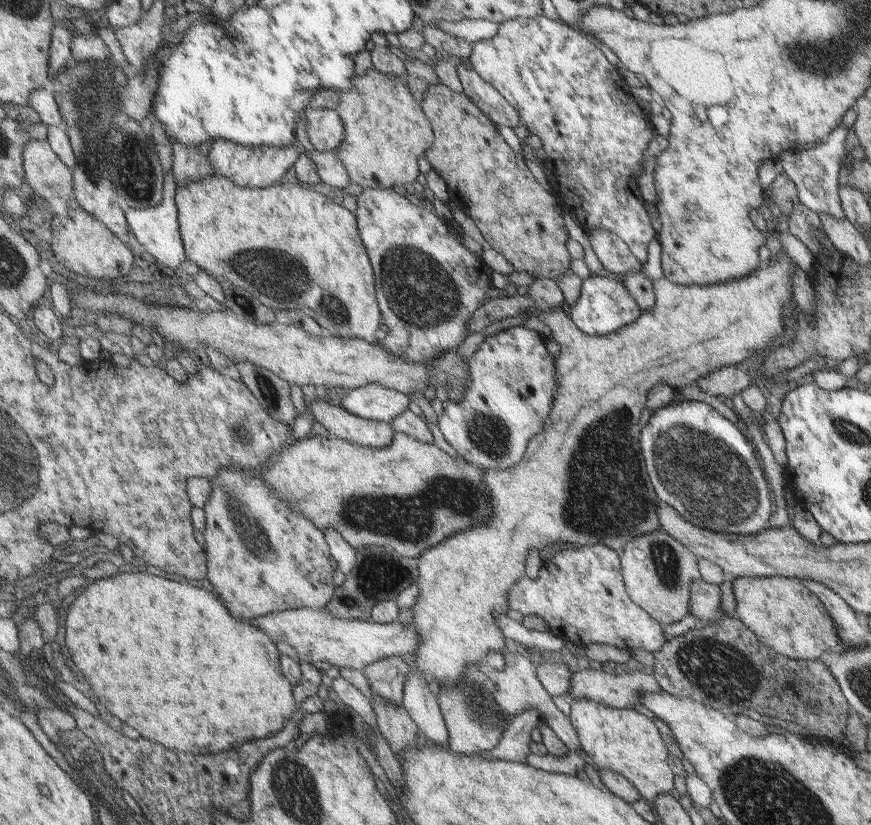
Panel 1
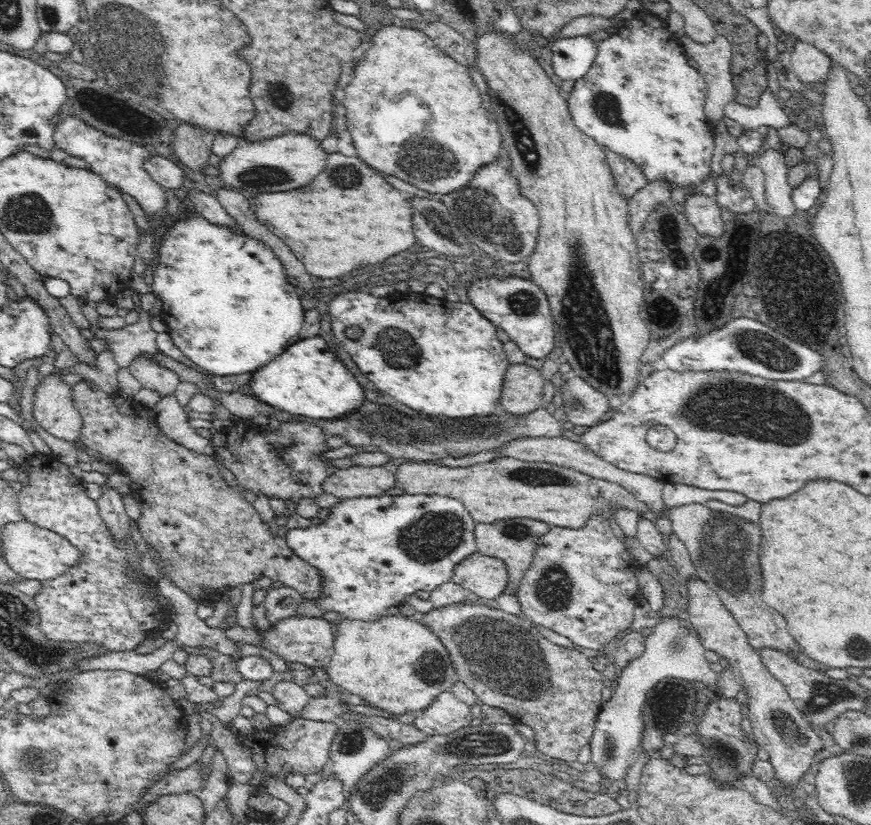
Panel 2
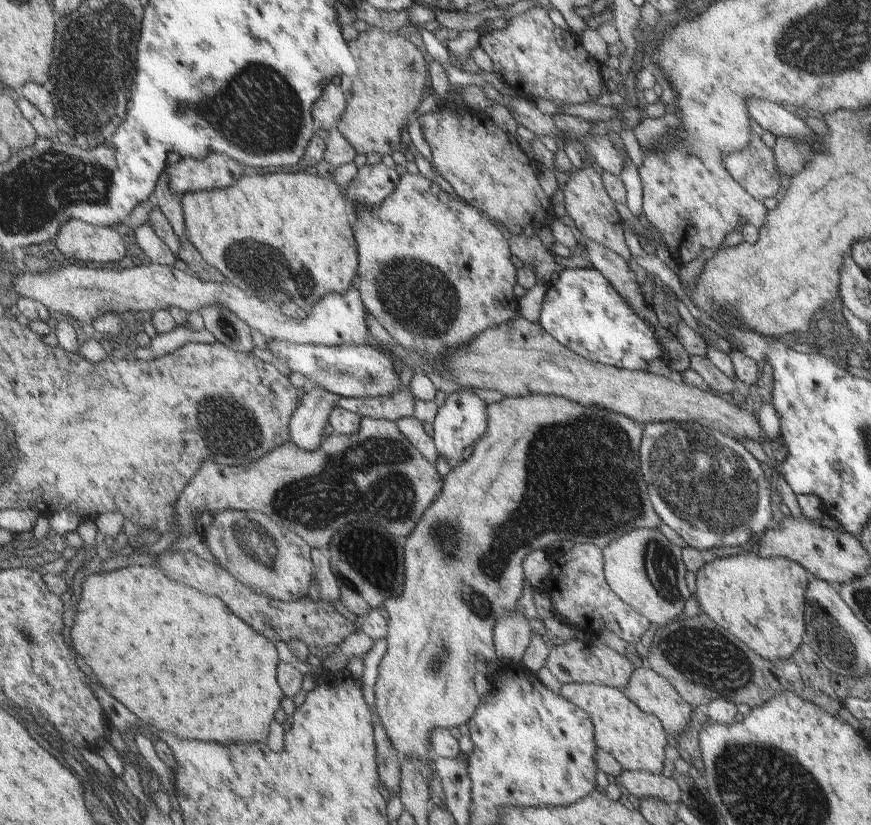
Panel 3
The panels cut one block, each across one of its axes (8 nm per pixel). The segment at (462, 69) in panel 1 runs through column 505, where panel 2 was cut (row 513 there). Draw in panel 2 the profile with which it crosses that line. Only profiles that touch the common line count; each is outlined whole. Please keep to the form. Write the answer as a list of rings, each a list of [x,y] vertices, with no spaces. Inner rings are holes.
[[[102,485],[103,493],[97,500],[98,507],[100,507],[100,515],[106,521],[110,531],[116,535],[118,539],[130,538],[130,517],[126,513],[126,504],[124,503],[124,493],[118,491],[118,488]]]

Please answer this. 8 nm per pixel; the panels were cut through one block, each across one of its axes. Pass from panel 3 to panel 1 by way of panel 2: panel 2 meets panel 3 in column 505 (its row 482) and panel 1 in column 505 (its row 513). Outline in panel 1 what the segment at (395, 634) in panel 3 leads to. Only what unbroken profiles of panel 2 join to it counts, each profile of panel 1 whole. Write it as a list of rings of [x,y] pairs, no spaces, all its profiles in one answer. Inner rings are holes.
[[[779,252],[775,256],[775,262],[773,264],[769,262],[763,268],[755,270],[755,274],[751,274],[749,278],[739,278],[735,282],[717,282],[717,284],[711,284],[711,286],[679,286],[678,283],[672,283],[670,279],[666,279],[665,277],[653,279],[651,280],[654,292],[653,306],[647,312],[642,312],[637,317],[637,320],[634,320],[630,325],[605,336],[591,336],[580,331],[571,322],[571,319],[567,318],[566,311],[562,308],[553,308],[553,310],[541,312],[543,322],[551,330],[551,336],[557,342],[557,346],[559,346],[559,354],[555,356],[555,363],[558,368],[558,373],[555,374],[555,378],[559,380],[560,390],[558,391],[558,396],[555,397],[554,406],[550,412],[550,420],[546,423],[543,432],[539,433],[527,445],[526,454],[517,465],[511,466],[507,470],[482,469],[487,490],[491,492],[491,499],[494,500],[494,513],[491,514],[491,518],[487,518],[487,522],[481,522],[481,524],[471,526],[471,530],[463,530],[459,534],[451,534],[451,538],[447,538],[445,542],[439,542],[439,546],[433,546],[431,550],[426,550],[421,558],[416,558],[417,580],[415,580],[415,584],[417,584],[419,594],[417,594],[417,598],[415,598],[415,602],[411,604],[410,608],[413,611],[412,624],[415,632],[417,632],[419,644],[415,648],[415,654],[409,655],[407,658],[412,669],[419,670],[425,676],[427,684],[435,694],[438,691],[436,686],[445,686],[445,688],[455,686],[465,668],[473,666],[479,658],[485,656],[485,652],[499,649],[504,645],[503,633],[502,630],[499,630],[496,620],[501,614],[505,615],[505,612],[507,612],[507,593],[511,589],[511,586],[514,586],[521,580],[521,576],[523,576],[523,564],[526,564],[525,556],[531,550],[539,550],[543,546],[551,546],[551,544],[574,544],[576,547],[607,545],[611,550],[619,553],[623,546],[625,546],[625,543],[629,542],[632,538],[643,533],[649,533],[650,531],[657,531],[660,528],[659,522],[657,522],[657,516],[655,516],[655,504],[657,504],[658,498],[655,492],[651,490],[652,486],[650,483],[647,482],[648,477],[638,443],[640,430],[637,424],[639,424],[641,410],[643,410],[646,404],[646,397],[649,395],[650,390],[654,386],[659,386],[659,384],[669,386],[674,391],[680,389],[674,393],[677,401],[698,401],[706,403],[719,412],[719,414],[723,414],[724,418],[731,418],[731,422],[735,422],[735,426],[741,425],[730,408],[718,397],[709,396],[705,392],[701,392],[695,382],[699,378],[703,378],[703,376],[709,374],[709,372],[721,370],[721,368],[726,366],[735,366],[738,362],[743,362],[755,350],[765,347],[773,338],[777,338],[777,336],[782,334],[785,320],[792,317],[795,312],[793,309],[795,307],[791,300],[791,274],[793,274],[793,268],[795,268],[795,264],[791,262],[787,253],[781,254]]]

